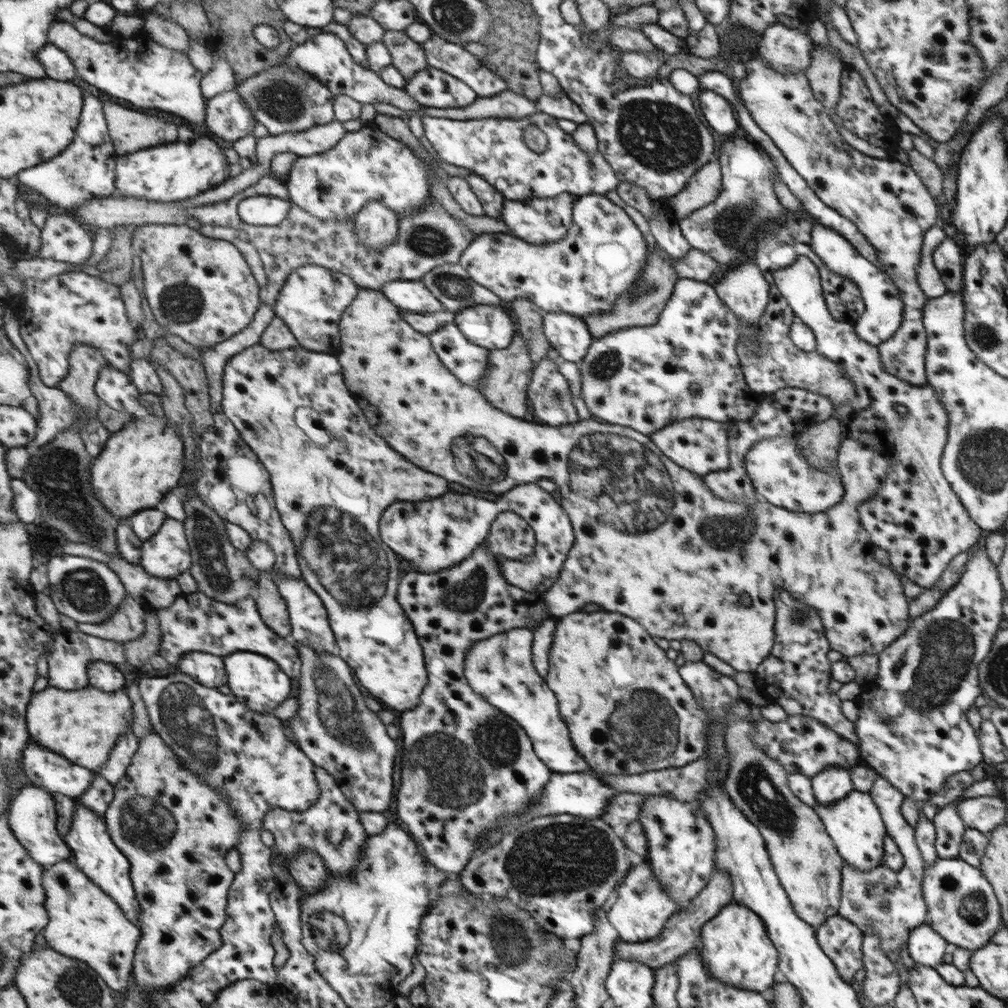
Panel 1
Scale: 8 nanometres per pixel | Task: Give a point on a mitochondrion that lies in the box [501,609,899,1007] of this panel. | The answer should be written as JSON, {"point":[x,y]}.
{"point":[645,727]}

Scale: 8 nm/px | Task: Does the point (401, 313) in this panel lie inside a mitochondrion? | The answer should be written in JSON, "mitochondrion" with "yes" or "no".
{"mitochondrion":"no"}

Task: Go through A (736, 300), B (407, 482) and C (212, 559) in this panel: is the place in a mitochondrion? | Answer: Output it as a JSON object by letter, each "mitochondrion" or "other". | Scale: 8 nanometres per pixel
{"A":"other","B":"other","C":"mitochondrion"}

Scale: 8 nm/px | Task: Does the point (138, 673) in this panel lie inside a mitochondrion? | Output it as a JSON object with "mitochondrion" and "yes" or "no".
{"mitochondrion":"no"}

